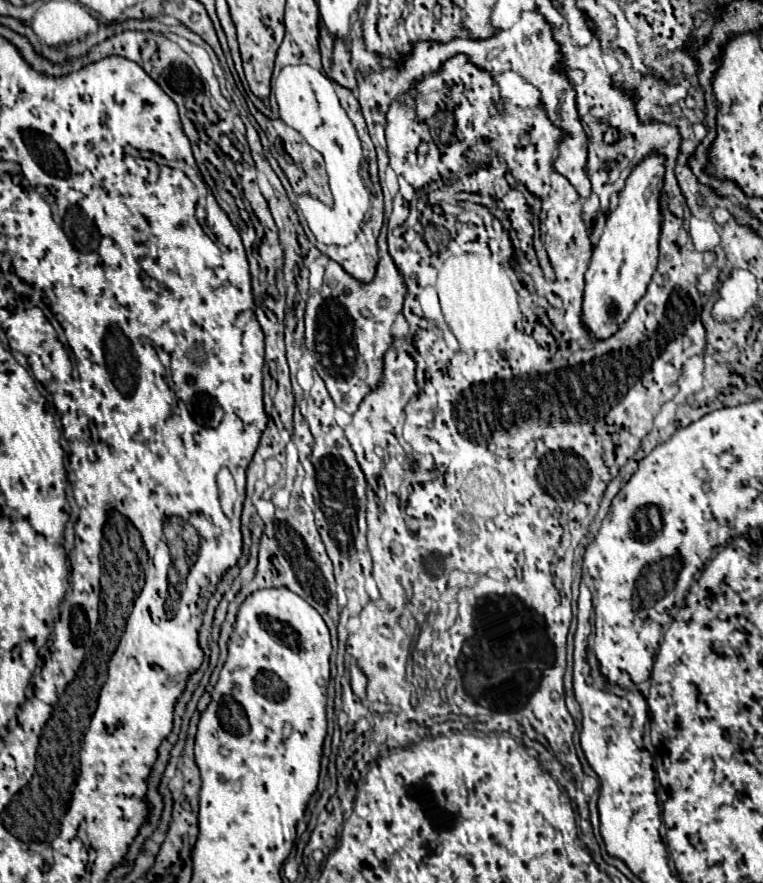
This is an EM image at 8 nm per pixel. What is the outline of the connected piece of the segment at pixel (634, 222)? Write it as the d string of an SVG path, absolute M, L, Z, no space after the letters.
M650 154L644 158L632 174L626 178L626 186L618 194L618 206L610 212L604 234L594 248L590 268L586 272L586 288L584 288L584 302L582 302L582 320L590 328L590 332L596 338L608 338L612 336L618 326L628 318L628 314L634 310L636 302L644 296L652 274L658 264L658 242L662 232L662 188L664 188L664 156L662 154Z

